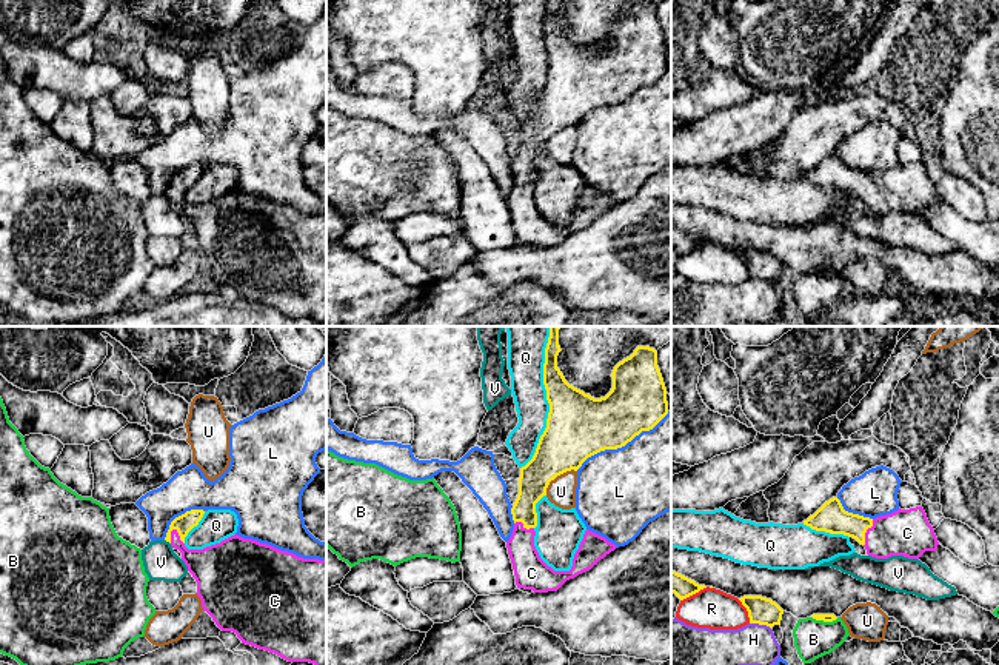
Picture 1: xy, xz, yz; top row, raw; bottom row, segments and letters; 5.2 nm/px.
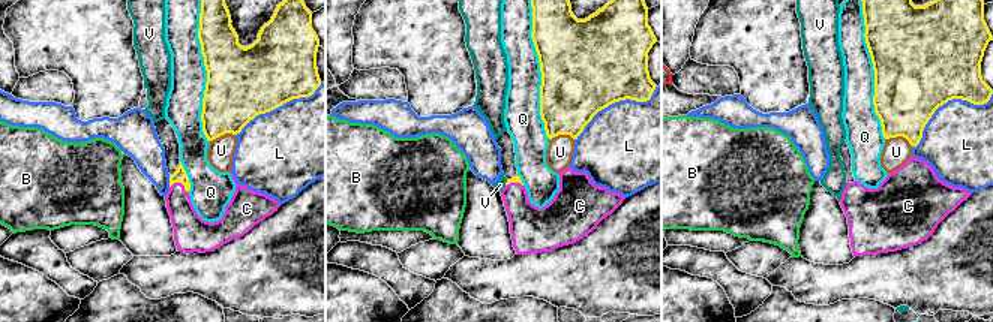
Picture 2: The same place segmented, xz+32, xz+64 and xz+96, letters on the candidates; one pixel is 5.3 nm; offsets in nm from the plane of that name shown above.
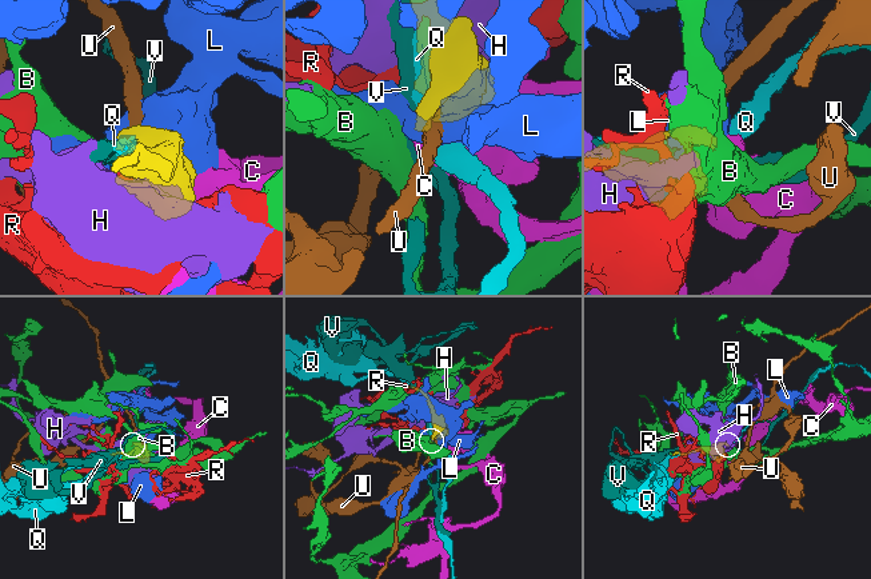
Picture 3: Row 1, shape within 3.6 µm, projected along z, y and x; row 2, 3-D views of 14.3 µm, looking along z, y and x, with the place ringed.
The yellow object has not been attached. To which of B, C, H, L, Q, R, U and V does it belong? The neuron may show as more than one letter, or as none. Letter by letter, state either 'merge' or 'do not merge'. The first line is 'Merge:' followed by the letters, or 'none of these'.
Merge: C
B: do not merge
C: merge
H: do not merge
L: do not merge
Q: do not merge
R: do not merge
U: do not merge
V: do not merge

